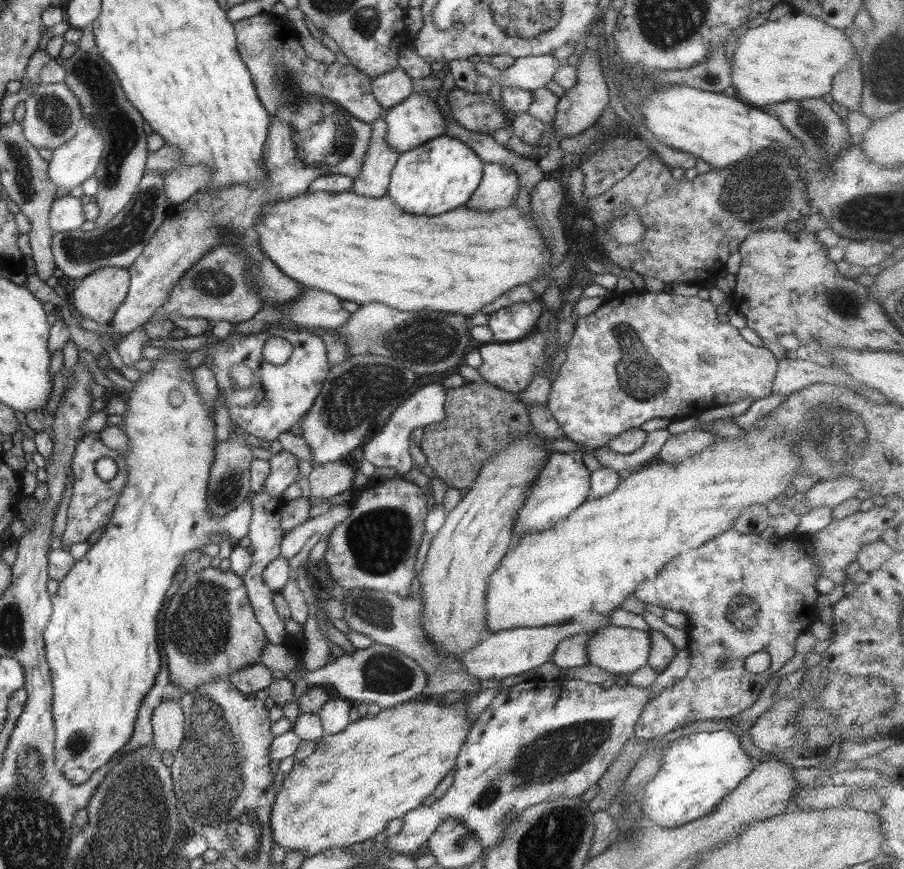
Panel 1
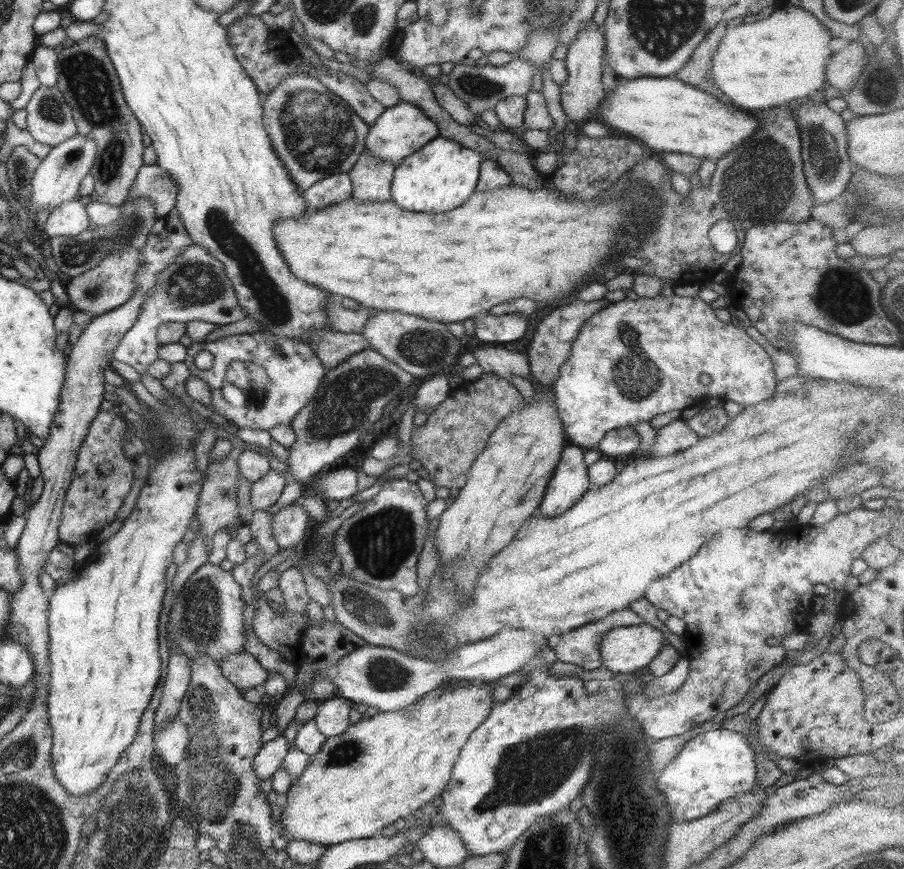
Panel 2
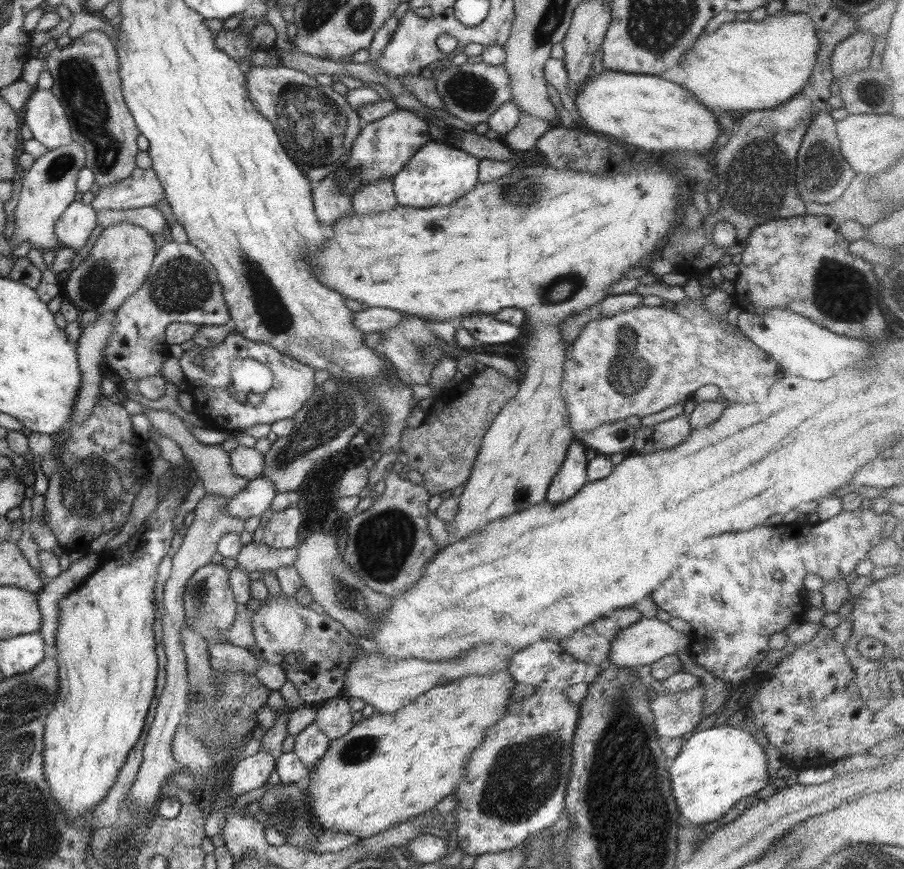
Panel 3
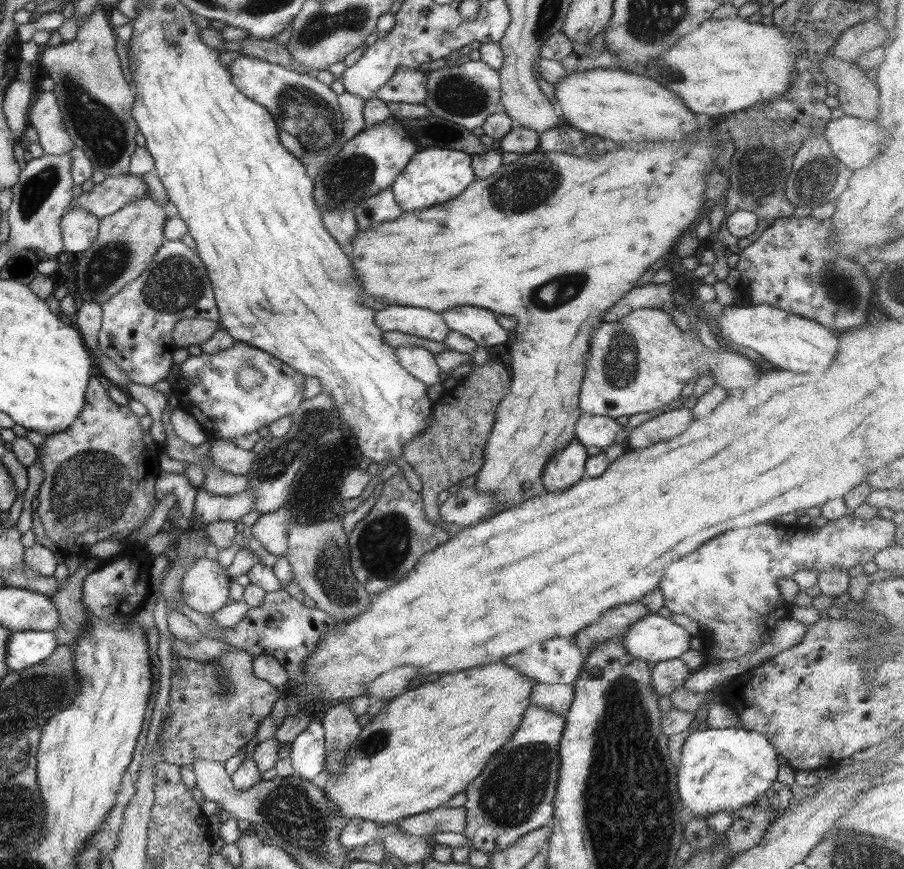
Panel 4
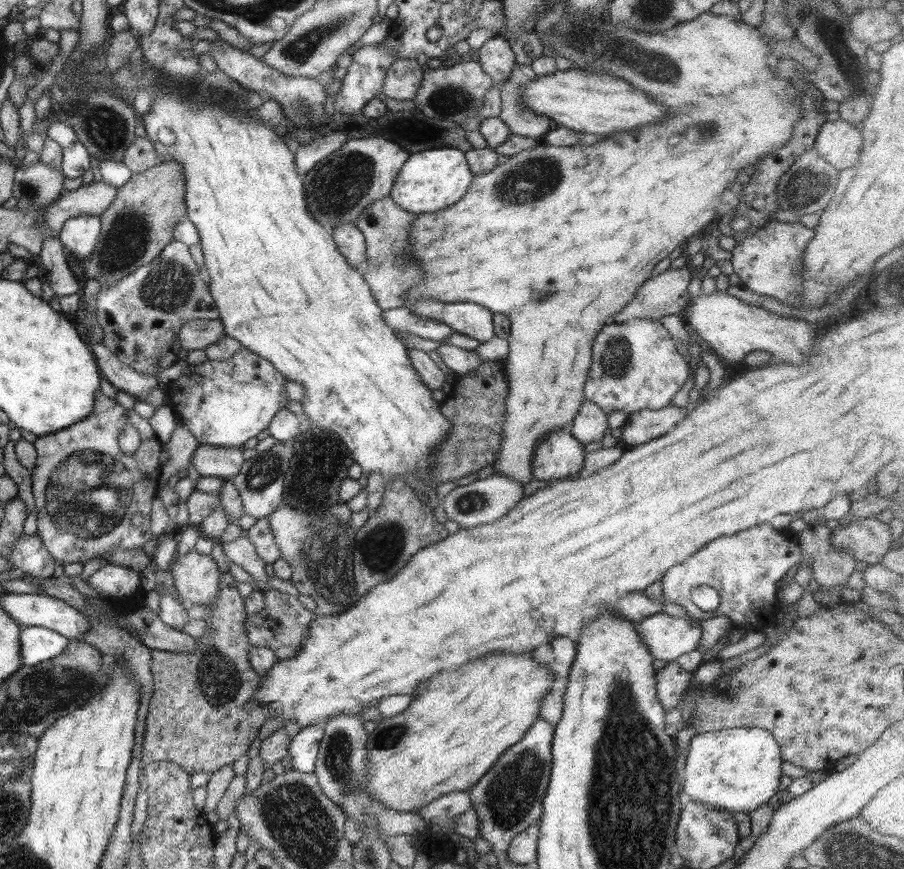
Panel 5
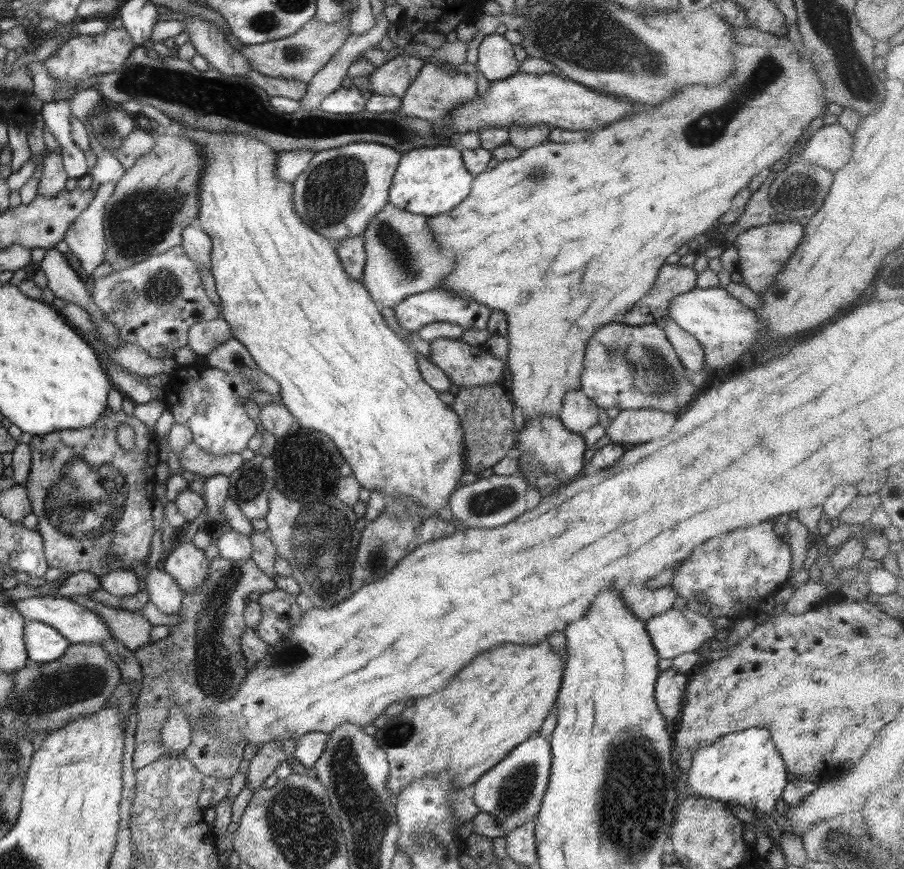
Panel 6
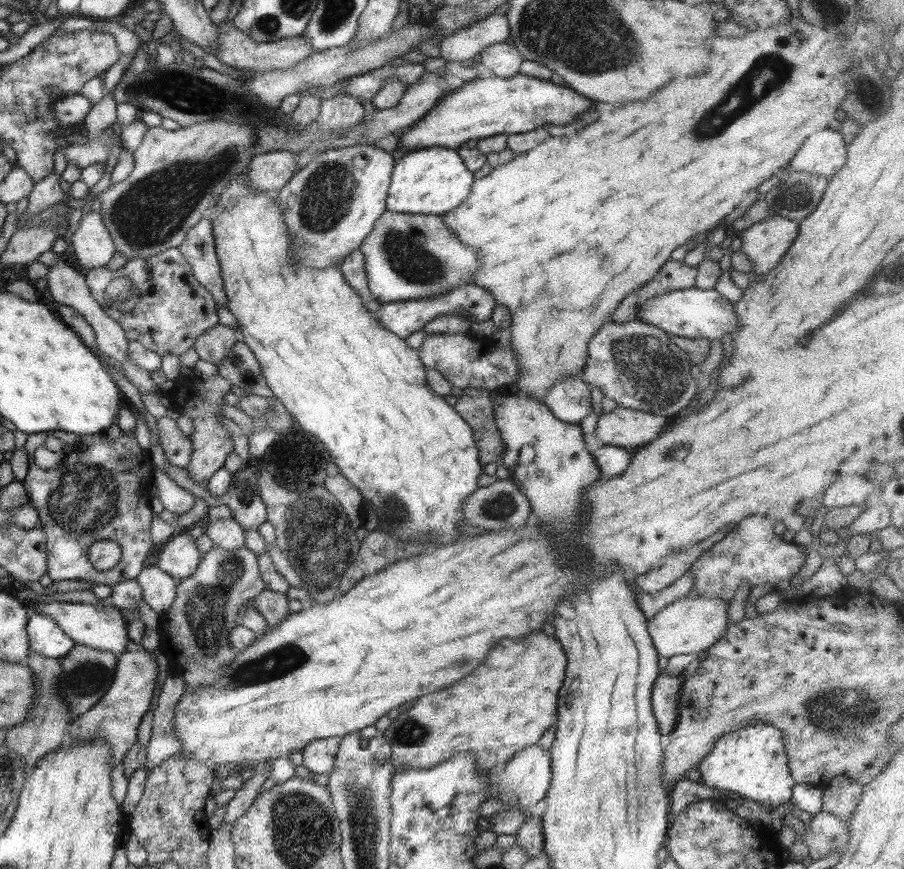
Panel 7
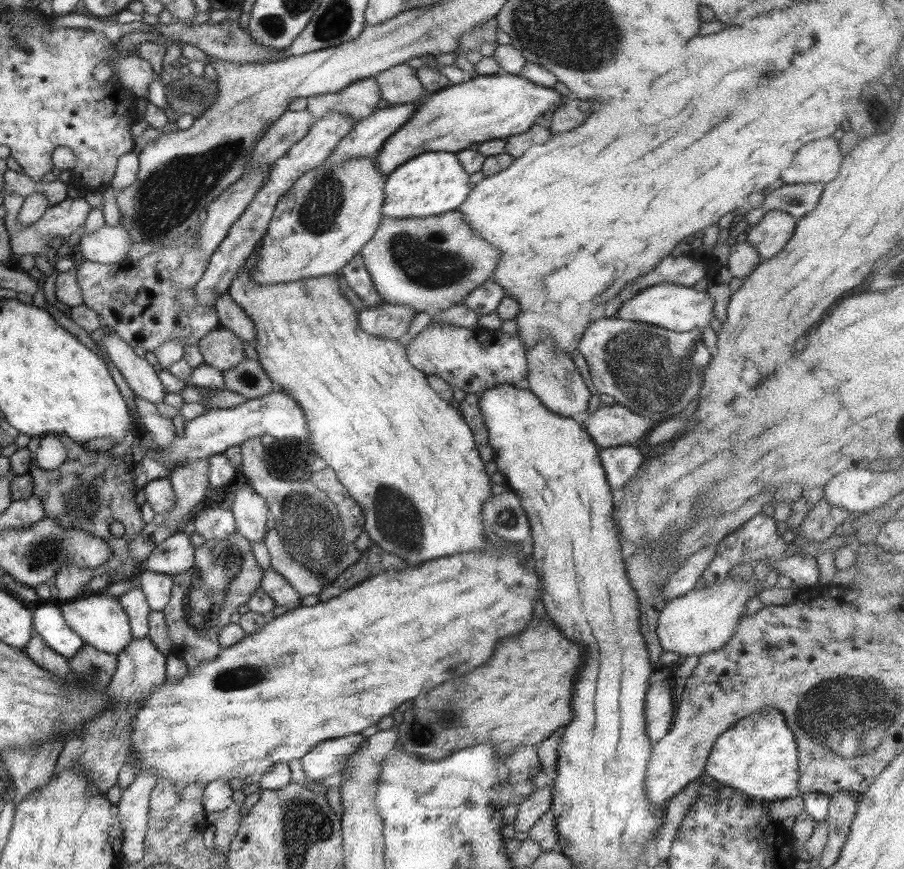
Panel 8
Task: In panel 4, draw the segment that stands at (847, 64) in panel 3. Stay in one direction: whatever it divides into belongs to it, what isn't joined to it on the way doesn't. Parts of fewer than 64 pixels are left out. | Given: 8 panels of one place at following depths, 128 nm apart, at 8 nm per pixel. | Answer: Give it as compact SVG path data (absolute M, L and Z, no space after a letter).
M870 20L845 29L831 52L843 60L856 63L861 54L880 46L886 38L885 28L875 20Z

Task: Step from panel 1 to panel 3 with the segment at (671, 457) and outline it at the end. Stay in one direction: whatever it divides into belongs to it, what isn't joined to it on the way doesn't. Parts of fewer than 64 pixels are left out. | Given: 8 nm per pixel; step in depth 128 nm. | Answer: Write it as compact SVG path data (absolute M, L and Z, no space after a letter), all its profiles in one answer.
M684 413L654 426L639 427L633 441L633 450L637 452L637 455L642 455L667 448L667 446L675 446L687 438L689 430L692 429L688 416Z

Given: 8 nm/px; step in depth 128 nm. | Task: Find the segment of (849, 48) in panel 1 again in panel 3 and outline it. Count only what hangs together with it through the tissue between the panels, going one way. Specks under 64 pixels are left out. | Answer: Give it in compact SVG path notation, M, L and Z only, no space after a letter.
M784 10L767 16L759 22L729 22L721 24L711 33L701 33L695 44L687 48L679 60L679 68L685 74L681 86L689 90L699 104L715 113L733 110L765 110L781 105L795 96L811 77L819 49L815 27L801 14L788 14Z

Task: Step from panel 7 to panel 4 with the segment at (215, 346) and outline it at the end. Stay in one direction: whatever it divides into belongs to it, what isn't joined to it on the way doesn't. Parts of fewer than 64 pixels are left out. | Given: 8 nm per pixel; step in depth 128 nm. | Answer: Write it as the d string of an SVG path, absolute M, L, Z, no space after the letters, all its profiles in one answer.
M181 319L173 326L171 340L176 349L186 349L209 340L218 327L218 322L207 319Z

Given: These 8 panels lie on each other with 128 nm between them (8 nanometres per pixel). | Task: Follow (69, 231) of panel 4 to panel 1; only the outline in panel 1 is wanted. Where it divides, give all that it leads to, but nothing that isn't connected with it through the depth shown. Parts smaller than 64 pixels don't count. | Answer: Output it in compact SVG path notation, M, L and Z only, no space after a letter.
M67 194L51 202L48 225L55 233L77 230L83 221L83 205L79 198Z

